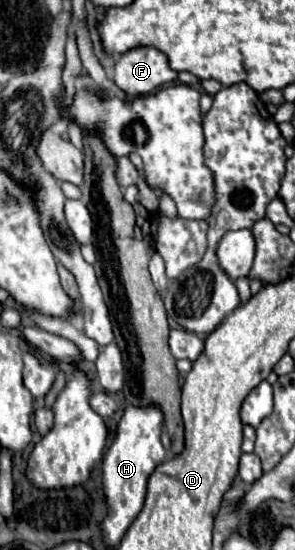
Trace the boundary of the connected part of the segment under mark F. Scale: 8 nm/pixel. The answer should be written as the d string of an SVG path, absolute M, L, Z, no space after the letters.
M133 48L115 64L113 80L129 96L143 96L161 84L177 80L177 72L169 68L163 52L155 48Z

